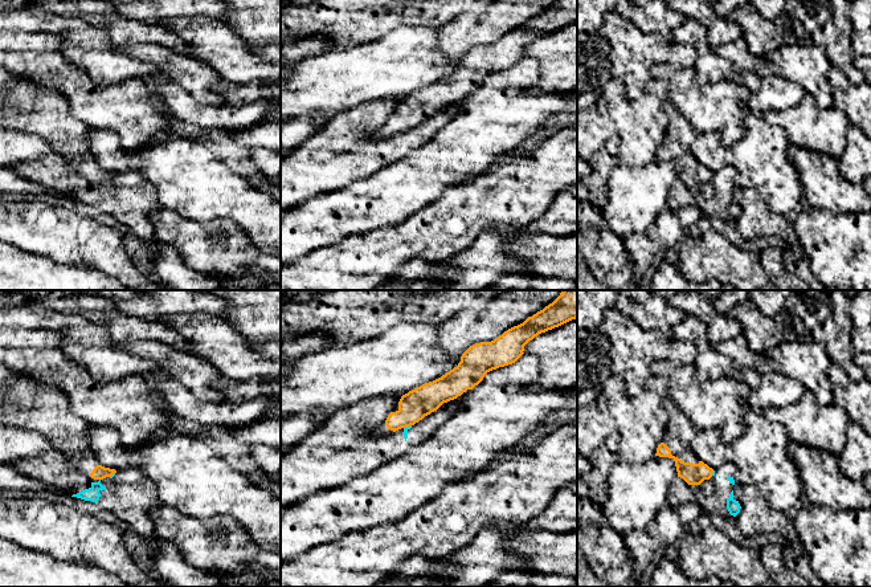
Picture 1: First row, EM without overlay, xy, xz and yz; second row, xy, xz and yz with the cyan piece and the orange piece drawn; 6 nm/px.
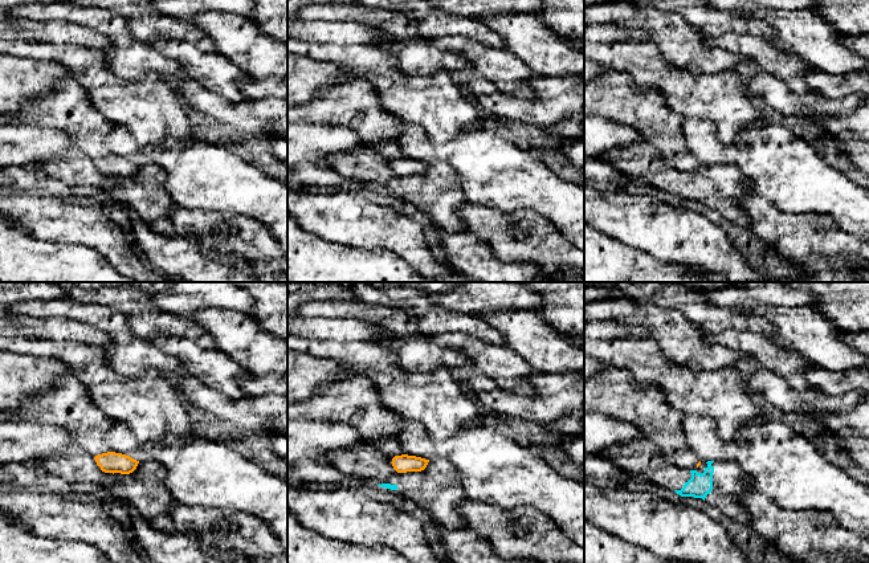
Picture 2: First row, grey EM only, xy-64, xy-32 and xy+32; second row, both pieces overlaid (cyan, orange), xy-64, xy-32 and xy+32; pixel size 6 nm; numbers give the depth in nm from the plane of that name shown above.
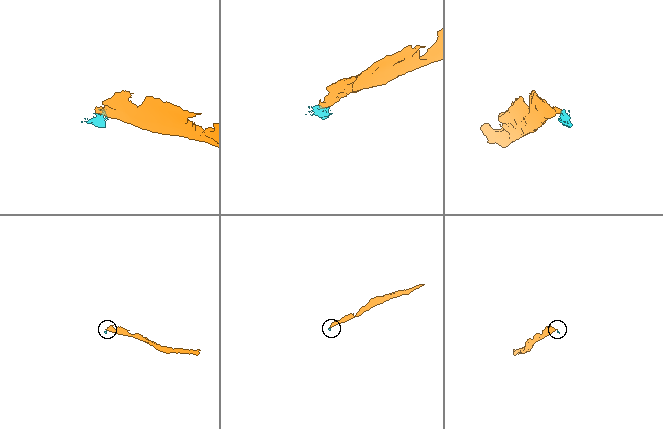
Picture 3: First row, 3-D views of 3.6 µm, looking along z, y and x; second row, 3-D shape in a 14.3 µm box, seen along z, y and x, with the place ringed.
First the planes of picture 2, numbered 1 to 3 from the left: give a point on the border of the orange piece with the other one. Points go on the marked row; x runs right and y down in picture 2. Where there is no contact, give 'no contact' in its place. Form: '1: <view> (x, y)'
1: no contact
2: no contact
3: no contact

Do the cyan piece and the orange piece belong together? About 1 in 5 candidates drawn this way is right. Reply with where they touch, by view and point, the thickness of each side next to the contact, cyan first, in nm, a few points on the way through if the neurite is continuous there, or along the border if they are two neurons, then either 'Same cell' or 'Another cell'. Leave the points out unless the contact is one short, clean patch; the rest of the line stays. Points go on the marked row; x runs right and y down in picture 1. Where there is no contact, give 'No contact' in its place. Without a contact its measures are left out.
Touches cyan at xz (407, 427). Thickness 30 nm (cyan) against 180 nm. Boundary: xz (411, 424), (404, 428). Another cell

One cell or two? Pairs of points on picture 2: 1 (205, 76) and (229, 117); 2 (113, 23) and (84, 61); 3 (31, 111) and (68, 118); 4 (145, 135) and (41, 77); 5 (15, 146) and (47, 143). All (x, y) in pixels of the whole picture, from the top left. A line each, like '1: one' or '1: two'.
1: two
2: two
3: one
4: two
5: one

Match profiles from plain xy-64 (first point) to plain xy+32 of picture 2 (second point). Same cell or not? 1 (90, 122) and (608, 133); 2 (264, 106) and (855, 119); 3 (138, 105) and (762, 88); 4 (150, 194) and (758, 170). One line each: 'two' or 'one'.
1: two
2: two
3: two
4: two

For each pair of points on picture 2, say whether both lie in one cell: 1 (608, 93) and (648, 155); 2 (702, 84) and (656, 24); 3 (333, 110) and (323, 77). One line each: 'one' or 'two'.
1: two
2: two
3: two

